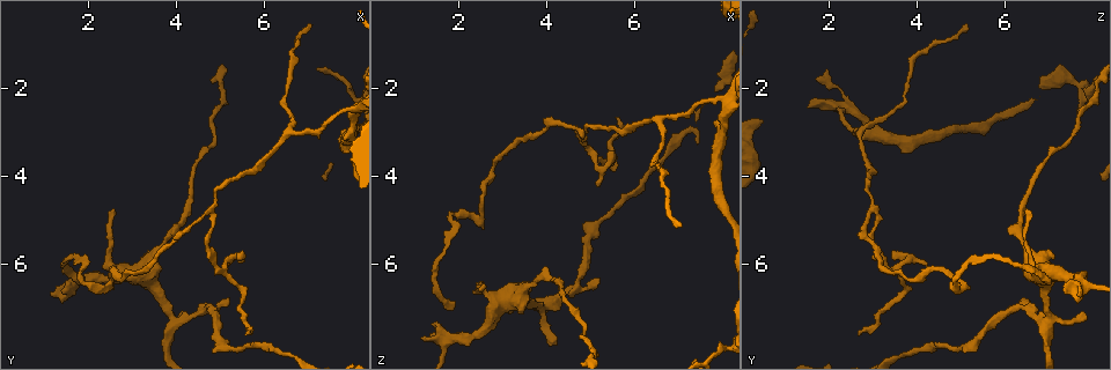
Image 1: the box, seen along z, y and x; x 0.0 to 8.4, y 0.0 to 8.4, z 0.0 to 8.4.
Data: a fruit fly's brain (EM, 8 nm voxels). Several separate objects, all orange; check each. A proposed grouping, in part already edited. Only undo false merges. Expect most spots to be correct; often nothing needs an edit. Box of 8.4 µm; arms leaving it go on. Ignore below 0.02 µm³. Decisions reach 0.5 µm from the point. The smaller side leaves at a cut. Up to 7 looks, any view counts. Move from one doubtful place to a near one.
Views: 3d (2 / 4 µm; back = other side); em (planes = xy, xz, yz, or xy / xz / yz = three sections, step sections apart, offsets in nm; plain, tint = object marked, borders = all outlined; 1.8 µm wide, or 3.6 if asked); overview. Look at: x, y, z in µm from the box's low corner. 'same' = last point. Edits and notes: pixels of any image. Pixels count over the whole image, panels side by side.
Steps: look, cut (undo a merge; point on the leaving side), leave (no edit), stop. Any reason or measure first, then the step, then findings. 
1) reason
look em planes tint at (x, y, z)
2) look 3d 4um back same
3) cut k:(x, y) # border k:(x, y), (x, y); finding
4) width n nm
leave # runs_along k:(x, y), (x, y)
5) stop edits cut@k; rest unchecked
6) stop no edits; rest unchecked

arms run side by side
look em xy step 4 tint at (4.85, 4.70, 3.05)

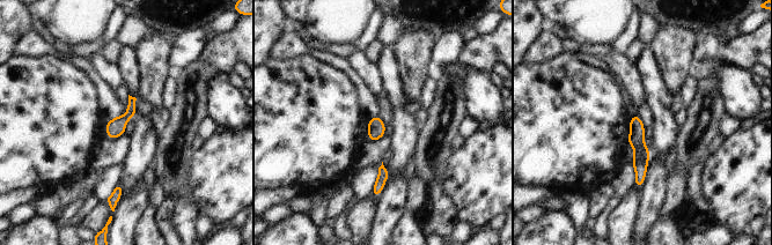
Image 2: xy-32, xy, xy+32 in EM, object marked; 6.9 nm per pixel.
cut it another way
look em yz step 4 tint same

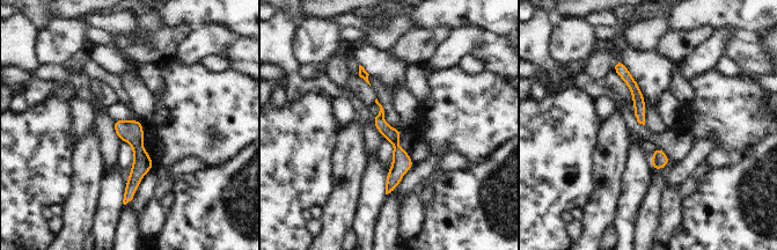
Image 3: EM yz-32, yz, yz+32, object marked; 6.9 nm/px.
width 80 nm
leave # runs_along 3:(381, 114), (397, 148), (388, 189); all the same neuron

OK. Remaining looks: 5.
abrupt turn
look em planes tint at (7.85, 2.45, 2.20)

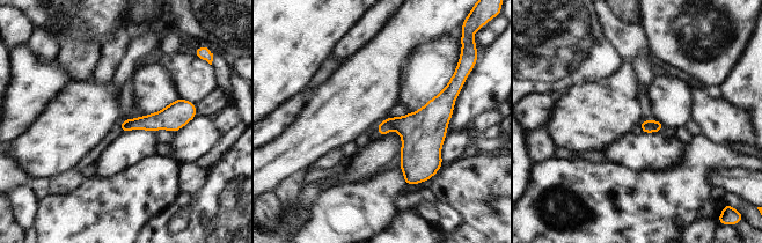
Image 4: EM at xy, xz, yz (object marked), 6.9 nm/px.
leave # runs_along 4:(192, 115), (127, 124), (123, 129); one neuron here

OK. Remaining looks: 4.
calibre changes
look 3d 2um at (1.80, 6.35, 7.70)

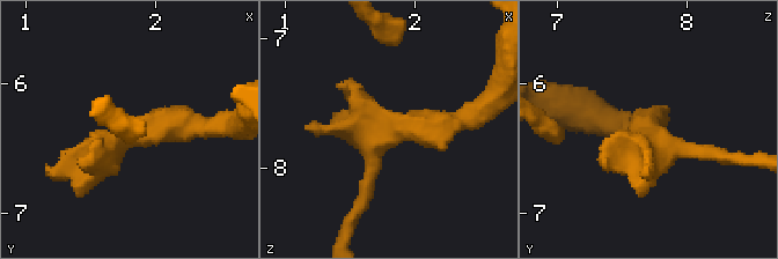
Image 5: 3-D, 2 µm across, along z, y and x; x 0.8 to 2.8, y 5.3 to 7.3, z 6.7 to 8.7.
look em xz step 16 tint at (1.80, 6.40, 7.72)

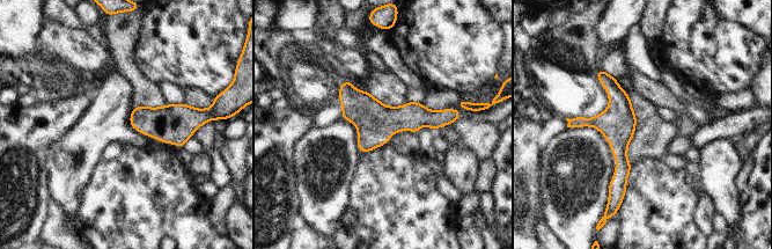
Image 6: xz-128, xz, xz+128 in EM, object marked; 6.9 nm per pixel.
another direction
look em planes tint same

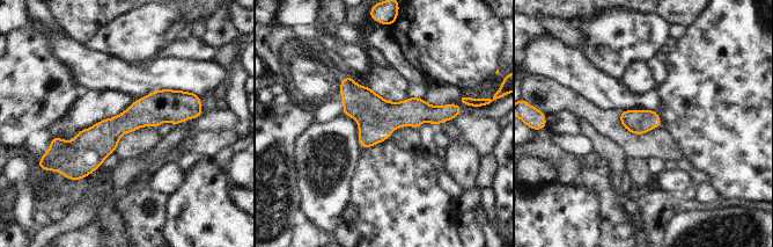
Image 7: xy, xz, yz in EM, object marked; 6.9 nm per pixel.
leave # runs_along 7:(193, 109), (59, 143); one neuron here

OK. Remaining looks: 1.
stop no edits; rest unchecked

